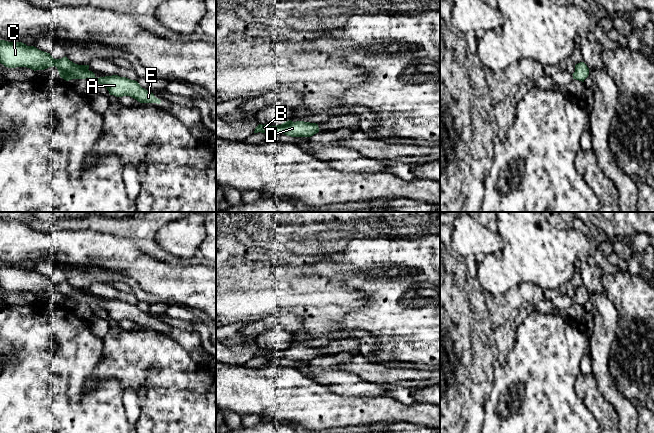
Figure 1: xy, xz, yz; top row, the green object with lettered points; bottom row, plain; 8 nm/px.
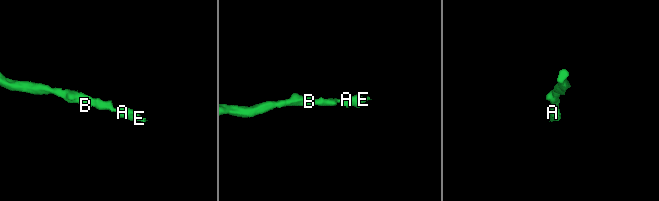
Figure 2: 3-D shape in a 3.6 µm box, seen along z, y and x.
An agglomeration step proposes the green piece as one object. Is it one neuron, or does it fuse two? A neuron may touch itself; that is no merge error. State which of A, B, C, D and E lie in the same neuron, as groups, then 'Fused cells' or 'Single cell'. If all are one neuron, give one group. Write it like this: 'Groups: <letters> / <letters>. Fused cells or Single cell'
Groups: A B C D E. Single cell

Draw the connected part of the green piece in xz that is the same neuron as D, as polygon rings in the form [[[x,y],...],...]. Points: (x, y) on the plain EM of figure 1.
[[[289,344],[282,347],[281,349],[276,349],[276,350],[259,348],[255,352],[254,357],[258,356],[267,357],[270,359],[274,357],[283,357],[291,361],[311,361],[319,356],[319,351],[318,348],[316,347],[310,347],[304,345],[293,346]]]

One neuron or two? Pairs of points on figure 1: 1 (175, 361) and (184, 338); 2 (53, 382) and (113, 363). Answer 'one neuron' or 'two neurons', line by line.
1: two neurons
2: two neurons

